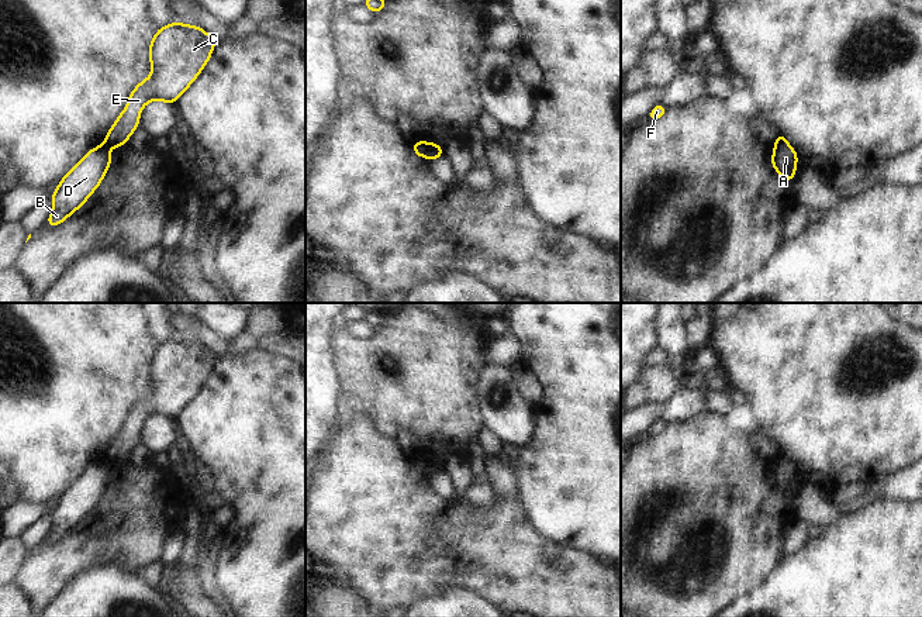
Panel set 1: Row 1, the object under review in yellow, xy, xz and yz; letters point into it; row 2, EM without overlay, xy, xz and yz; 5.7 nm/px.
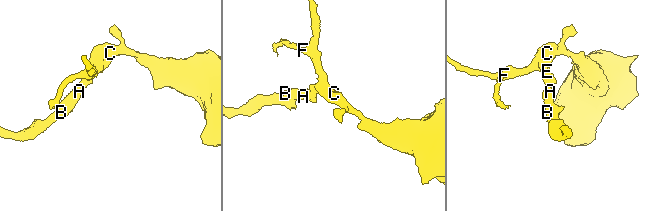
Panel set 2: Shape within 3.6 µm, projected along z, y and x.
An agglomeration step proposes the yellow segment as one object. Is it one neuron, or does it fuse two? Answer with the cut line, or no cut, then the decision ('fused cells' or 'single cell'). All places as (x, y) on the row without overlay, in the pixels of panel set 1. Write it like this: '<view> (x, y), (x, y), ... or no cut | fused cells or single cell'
xz (420, 457), (424, 471) | fused cells

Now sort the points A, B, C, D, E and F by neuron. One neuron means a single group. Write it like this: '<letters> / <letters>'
A B D / C E F

